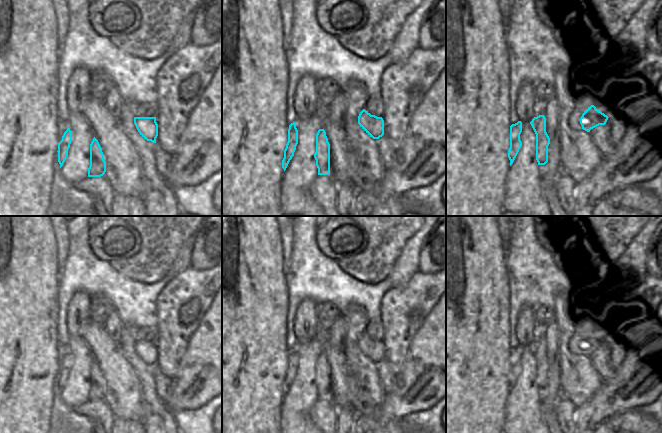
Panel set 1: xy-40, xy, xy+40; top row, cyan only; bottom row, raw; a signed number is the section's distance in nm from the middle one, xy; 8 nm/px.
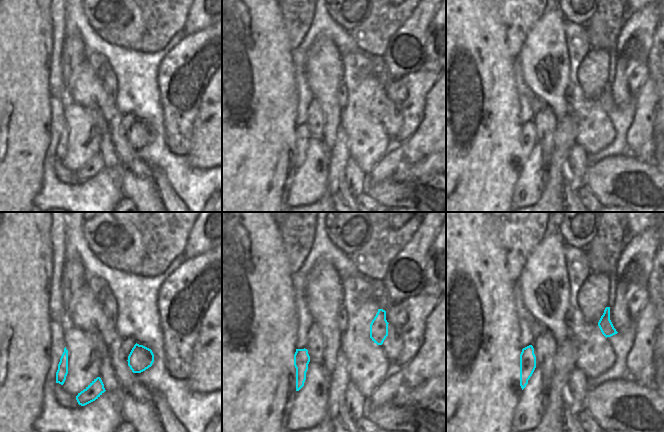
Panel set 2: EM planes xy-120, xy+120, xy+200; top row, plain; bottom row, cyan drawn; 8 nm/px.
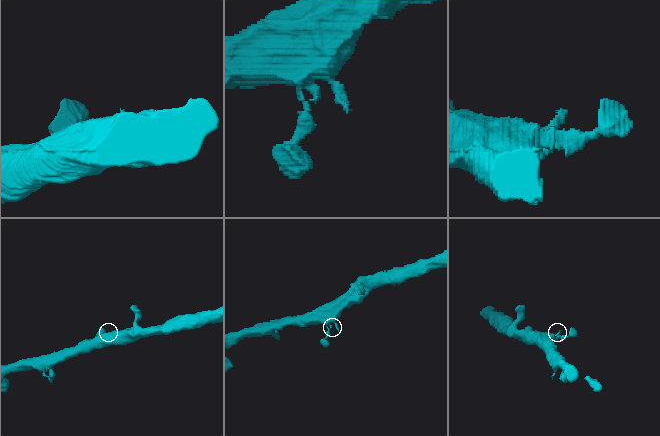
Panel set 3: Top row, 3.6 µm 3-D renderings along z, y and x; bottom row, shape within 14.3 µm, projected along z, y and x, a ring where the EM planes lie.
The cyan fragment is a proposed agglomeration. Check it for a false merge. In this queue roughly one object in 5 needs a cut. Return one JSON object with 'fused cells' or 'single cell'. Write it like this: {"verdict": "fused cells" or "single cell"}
{"verdict": "single cell"}

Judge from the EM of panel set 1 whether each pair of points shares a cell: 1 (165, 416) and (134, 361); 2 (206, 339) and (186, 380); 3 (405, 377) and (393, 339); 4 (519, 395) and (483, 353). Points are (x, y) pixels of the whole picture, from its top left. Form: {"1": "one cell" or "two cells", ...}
{"1": "one cell", "2": "one cell", "3": "two cells", "4": "two cells"}

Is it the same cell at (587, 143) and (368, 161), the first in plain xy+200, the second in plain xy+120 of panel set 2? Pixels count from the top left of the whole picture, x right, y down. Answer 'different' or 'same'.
same

